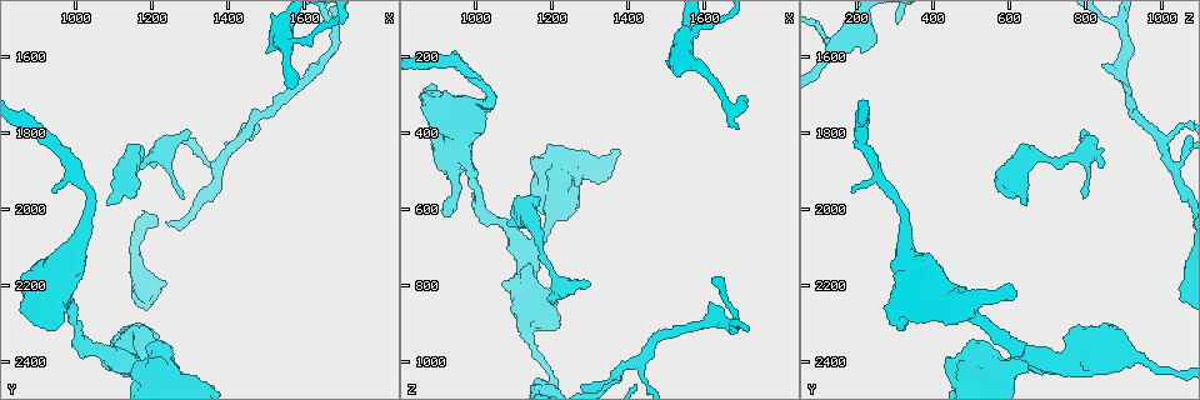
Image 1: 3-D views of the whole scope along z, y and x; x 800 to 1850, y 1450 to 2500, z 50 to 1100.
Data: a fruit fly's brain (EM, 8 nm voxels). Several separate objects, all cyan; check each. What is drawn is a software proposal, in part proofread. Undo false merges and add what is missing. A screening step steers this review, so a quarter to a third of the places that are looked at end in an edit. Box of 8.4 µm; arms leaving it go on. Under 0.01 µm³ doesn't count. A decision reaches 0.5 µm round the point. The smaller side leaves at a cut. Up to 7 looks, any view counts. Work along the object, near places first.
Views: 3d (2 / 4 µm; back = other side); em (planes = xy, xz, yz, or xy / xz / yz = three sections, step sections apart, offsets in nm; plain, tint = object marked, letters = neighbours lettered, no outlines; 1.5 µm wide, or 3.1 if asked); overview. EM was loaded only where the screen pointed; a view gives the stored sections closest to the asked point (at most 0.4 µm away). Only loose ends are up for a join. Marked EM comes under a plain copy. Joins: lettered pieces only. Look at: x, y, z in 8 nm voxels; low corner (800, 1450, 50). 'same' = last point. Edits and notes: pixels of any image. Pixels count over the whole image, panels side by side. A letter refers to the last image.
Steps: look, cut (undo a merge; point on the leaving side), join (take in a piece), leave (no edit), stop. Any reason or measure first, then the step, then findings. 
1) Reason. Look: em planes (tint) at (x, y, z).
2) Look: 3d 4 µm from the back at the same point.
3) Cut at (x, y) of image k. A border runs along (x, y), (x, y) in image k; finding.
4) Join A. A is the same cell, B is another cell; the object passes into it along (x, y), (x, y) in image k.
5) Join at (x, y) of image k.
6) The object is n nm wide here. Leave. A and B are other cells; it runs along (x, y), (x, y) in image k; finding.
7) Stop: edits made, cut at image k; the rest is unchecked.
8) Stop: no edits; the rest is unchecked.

Branch stops here. Look: 3d 4 µm at (1295, 1795, 800).

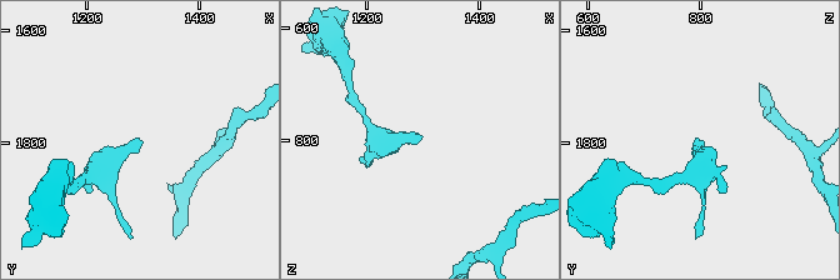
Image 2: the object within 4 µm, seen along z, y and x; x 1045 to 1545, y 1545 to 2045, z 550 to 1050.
Look: em planes (letters) at (1305, 1795, 795).

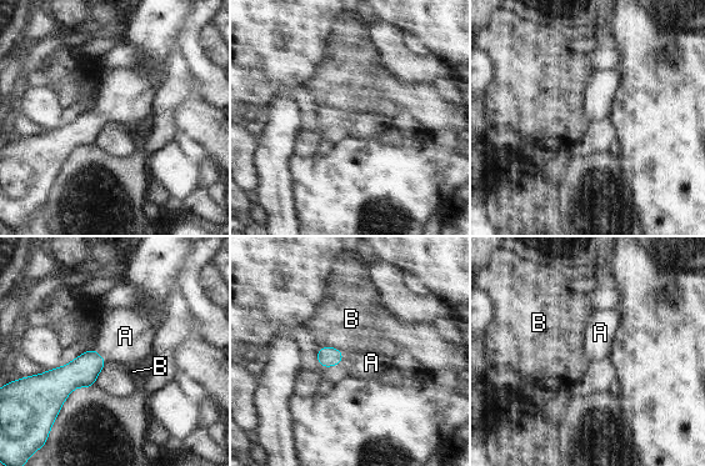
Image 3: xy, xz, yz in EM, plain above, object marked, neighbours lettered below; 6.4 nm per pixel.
Join at (125, 336) of image 3. A is the same cell, B is another cell; the object passes into it along (80, 372), (99, 355), (125, 336) in image 3; it goes on there.

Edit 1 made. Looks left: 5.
Look: overview.

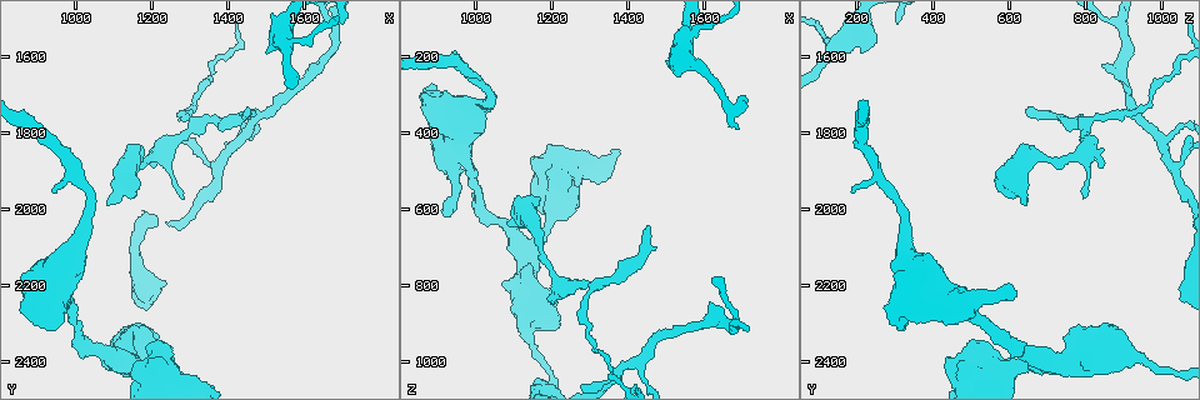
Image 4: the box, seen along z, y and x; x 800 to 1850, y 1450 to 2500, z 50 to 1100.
Small branch off a trunk. Look: em xz step 8 (letters) at (1550, 1565, 150).

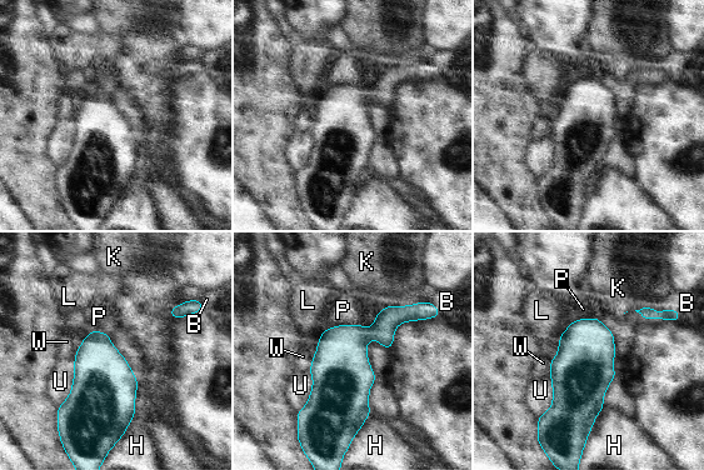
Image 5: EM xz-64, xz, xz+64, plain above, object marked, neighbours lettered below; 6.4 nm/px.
Leave. B, H, K, L, P, U and W are other cells; a border runs along (359, 324), (340, 324), (329, 328) in image 5; one neuron here.

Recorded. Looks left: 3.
Stop: edits made, join at image 3; the rest is unchecked.

